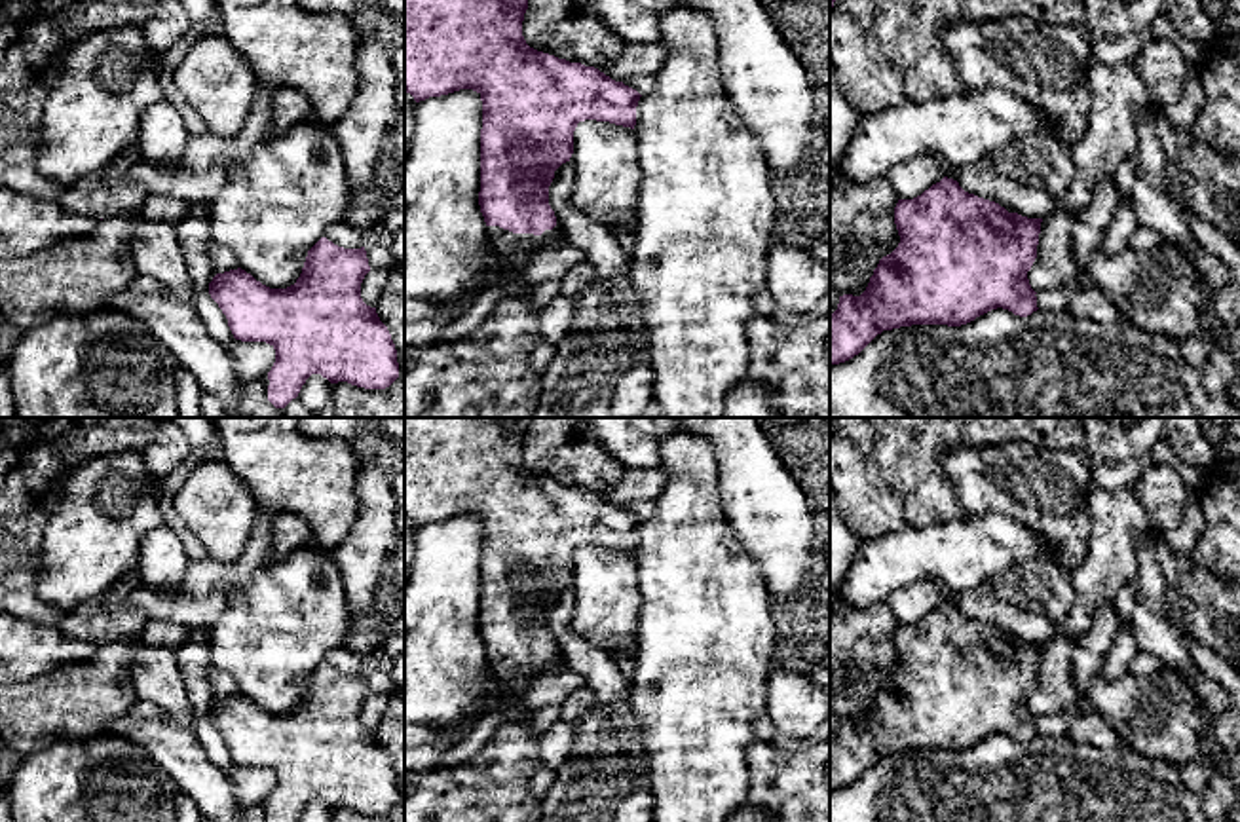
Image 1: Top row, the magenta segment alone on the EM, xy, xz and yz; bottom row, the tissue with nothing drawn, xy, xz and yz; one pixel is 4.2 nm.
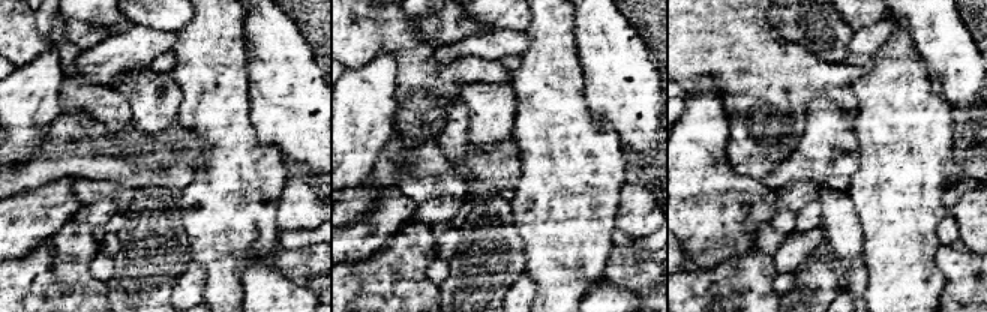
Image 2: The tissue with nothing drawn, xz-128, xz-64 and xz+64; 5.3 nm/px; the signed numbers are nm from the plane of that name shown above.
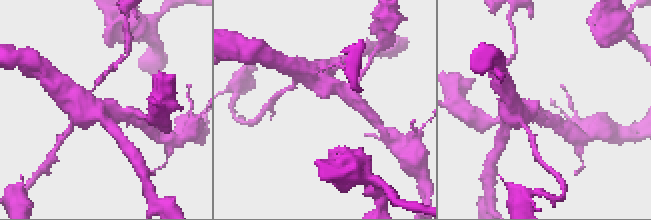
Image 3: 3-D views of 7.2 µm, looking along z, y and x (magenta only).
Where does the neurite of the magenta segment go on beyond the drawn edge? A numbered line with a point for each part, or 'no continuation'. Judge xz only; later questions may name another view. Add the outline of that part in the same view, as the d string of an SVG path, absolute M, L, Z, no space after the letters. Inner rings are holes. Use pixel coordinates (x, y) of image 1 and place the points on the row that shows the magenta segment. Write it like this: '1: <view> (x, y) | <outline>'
1: xz (506, 242) | M558 220L553 230L545 230L541 235L513 234L499 226L488 226L488 237L492 247L507 256L532 256L543 247L566 241L564 230Z

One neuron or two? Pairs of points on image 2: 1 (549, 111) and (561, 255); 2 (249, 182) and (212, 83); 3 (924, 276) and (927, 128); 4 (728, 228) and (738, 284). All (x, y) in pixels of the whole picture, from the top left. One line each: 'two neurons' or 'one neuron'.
1: one neuron
2: one neuron
3: one neuron
4: two neurons

